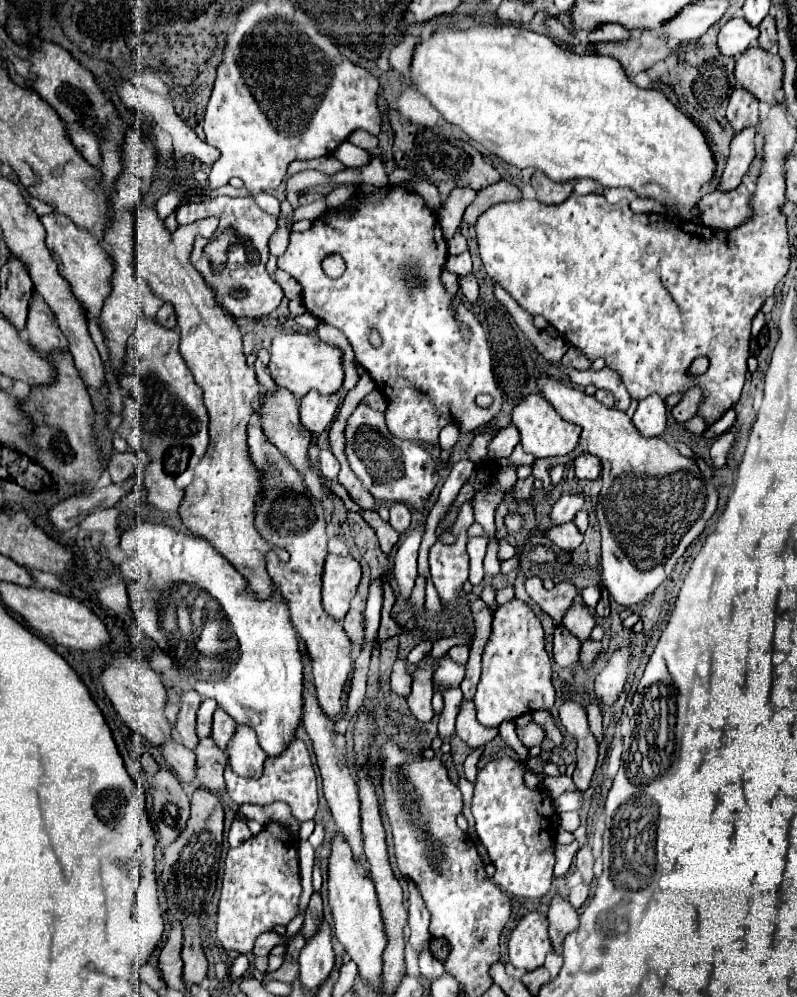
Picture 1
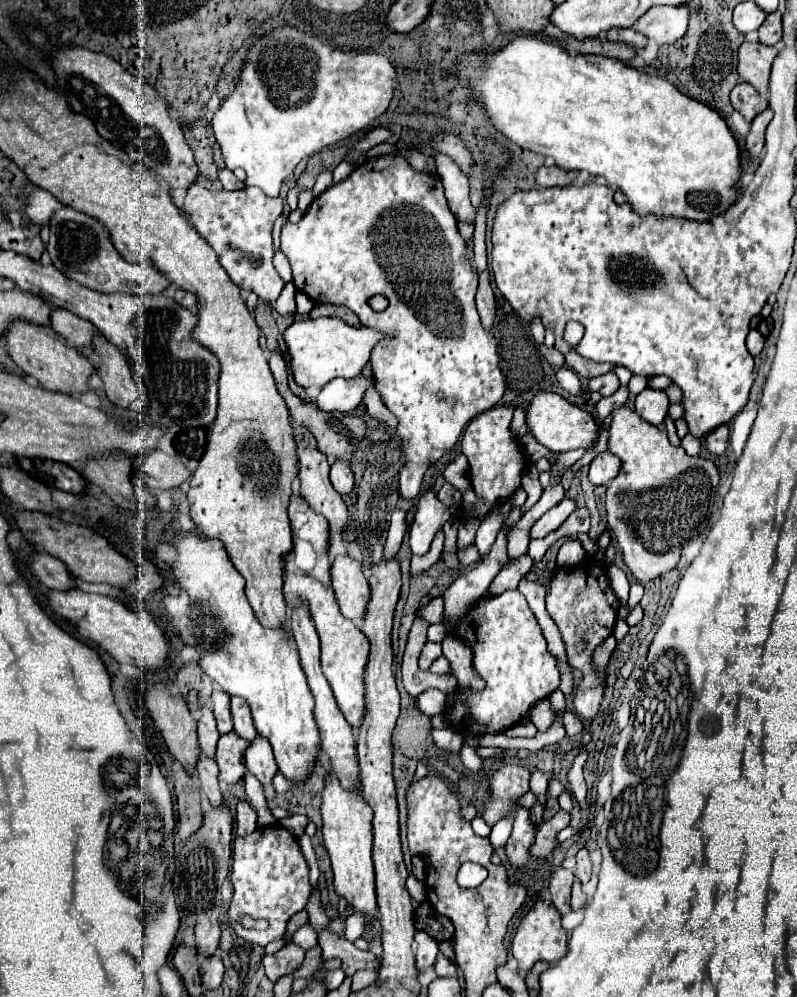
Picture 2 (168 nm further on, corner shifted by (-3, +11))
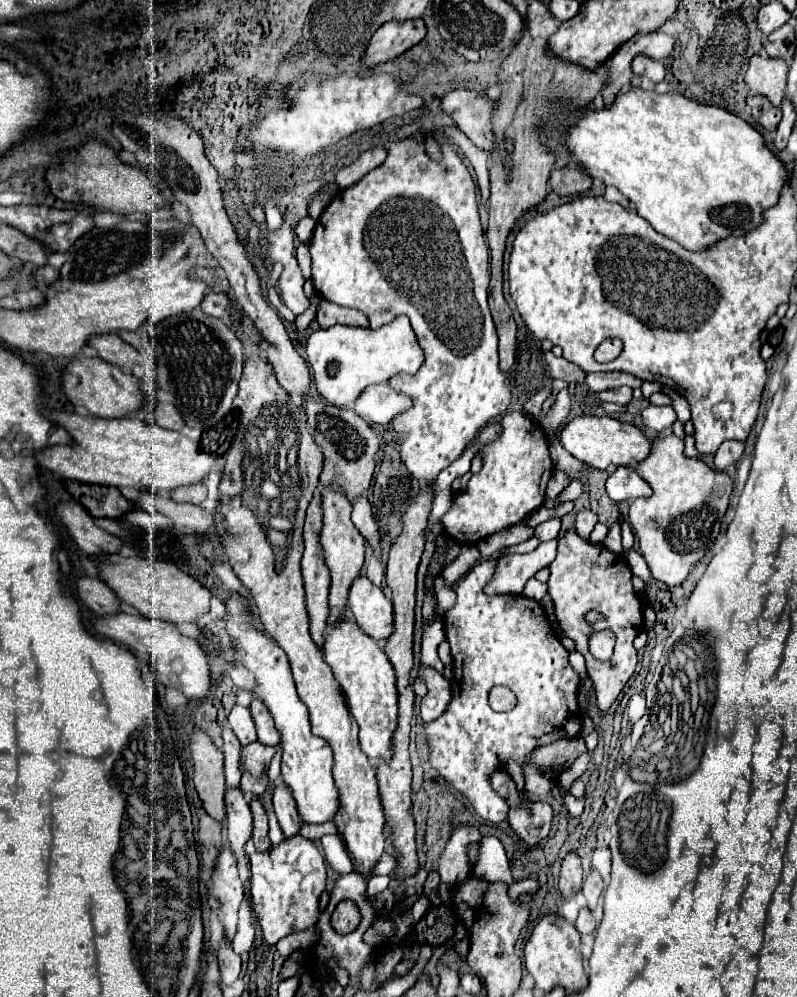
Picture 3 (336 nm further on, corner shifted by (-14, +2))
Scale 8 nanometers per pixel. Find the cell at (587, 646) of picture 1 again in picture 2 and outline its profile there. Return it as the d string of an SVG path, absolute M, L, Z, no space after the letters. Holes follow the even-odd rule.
M611 635L611 637L607 637L607 639L605 639L605 643L603 643L601 647L597 647L597 649L595 649L593 661L595 661L595 665L599 667L599 671L603 671L603 669L605 669L605 665L607 665L607 661L609 661L611 653L615 651L615 647L617 647L617 641L615 641L615 637Z

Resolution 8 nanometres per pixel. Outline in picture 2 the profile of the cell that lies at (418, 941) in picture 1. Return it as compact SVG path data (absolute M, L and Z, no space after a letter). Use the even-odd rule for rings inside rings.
M417 931L415 943L417 943L417 969L419 971L425 971L425 969L433 967L435 965L435 959L437 959L437 953L439 953L437 941L431 939L423 931Z

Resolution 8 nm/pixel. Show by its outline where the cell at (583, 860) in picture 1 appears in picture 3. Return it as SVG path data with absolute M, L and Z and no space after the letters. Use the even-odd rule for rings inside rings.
M592 870L592 872L588 874L588 878L584 880L584 886L582 886L582 894L586 896L586 900L588 900L588 904L590 904L592 910L596 908L596 902L598 902L598 898L600 898L602 888L604 888L604 884L602 884L602 878L600 878L598 870Z

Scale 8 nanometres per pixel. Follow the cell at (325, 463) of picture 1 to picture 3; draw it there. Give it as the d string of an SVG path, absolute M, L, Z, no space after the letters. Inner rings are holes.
M360 494L352 502L352 522L360 530L360 534L368 540L368 544L376 550L380 544L380 534L378 534L378 524L376 524L376 518L372 514L366 494Z

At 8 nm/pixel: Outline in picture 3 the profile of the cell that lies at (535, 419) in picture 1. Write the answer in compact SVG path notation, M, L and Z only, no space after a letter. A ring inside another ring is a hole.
M576 416L566 422L558 432L560 444L574 458L586 462L592 468L612 470L618 466L630 466L632 460L642 460L650 452L650 438L632 424L622 424L608 416Z

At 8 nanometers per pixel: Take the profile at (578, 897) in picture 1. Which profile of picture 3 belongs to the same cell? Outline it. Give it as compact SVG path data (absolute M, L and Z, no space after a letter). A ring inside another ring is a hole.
M584 906L580 910L578 920L576 920L576 928L578 928L580 934L590 934L590 932L596 930L596 920L594 920L594 916L592 916L592 912L590 912L588 906Z

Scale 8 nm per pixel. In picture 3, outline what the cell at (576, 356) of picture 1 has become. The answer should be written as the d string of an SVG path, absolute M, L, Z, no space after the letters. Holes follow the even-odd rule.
M594 372L594 374L586 374L586 384L590 388L590 392L602 392L602 390L610 390L610 388L620 388L620 386L628 386L634 384L632 388L642 386L640 378L634 378L632 374L626 372Z

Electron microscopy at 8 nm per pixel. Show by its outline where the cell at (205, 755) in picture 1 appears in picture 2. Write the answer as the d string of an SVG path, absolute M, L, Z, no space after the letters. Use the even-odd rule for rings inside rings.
M235 731L221 735L217 743L217 765L219 765L219 781L221 783L239 783L245 777L245 761L243 753L249 741L243 741Z

